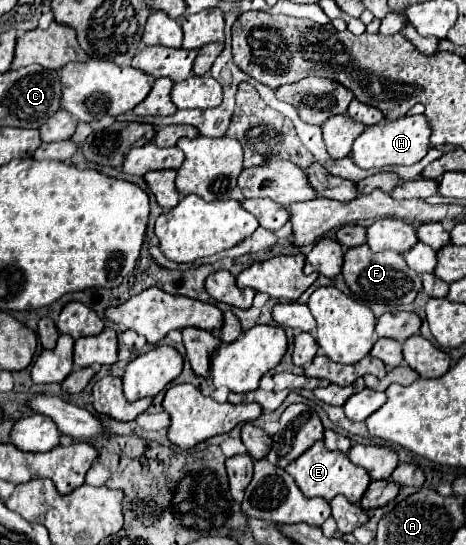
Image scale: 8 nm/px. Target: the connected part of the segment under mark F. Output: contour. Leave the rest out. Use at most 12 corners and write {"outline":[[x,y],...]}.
{"outline":[[393,250],[345,252],[343,278],[363,304],[403,306],[421,276]]}

